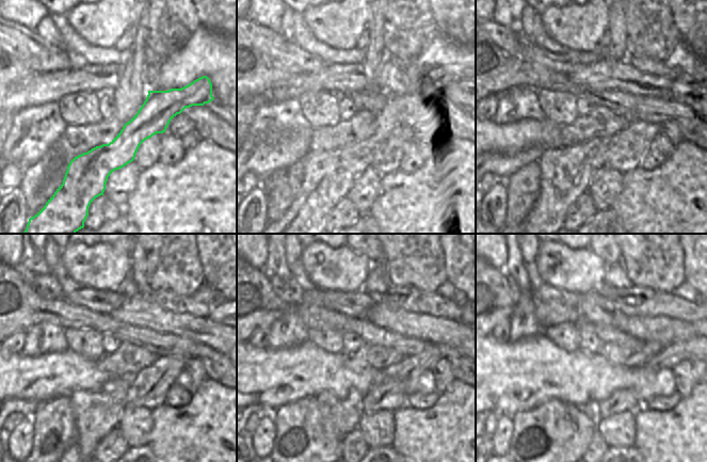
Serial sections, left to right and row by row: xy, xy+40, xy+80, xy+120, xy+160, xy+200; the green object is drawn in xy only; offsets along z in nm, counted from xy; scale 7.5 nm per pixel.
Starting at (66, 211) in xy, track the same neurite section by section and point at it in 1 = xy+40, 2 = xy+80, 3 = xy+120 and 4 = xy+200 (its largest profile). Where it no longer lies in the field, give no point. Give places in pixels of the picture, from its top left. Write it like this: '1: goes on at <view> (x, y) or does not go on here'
1: goes on at xy+40 (326, 177)
2: goes on at xy+80 (565, 173)
3: goes on at xy+120 (96, 413)
4: goes on at xy+200 (591, 409)

